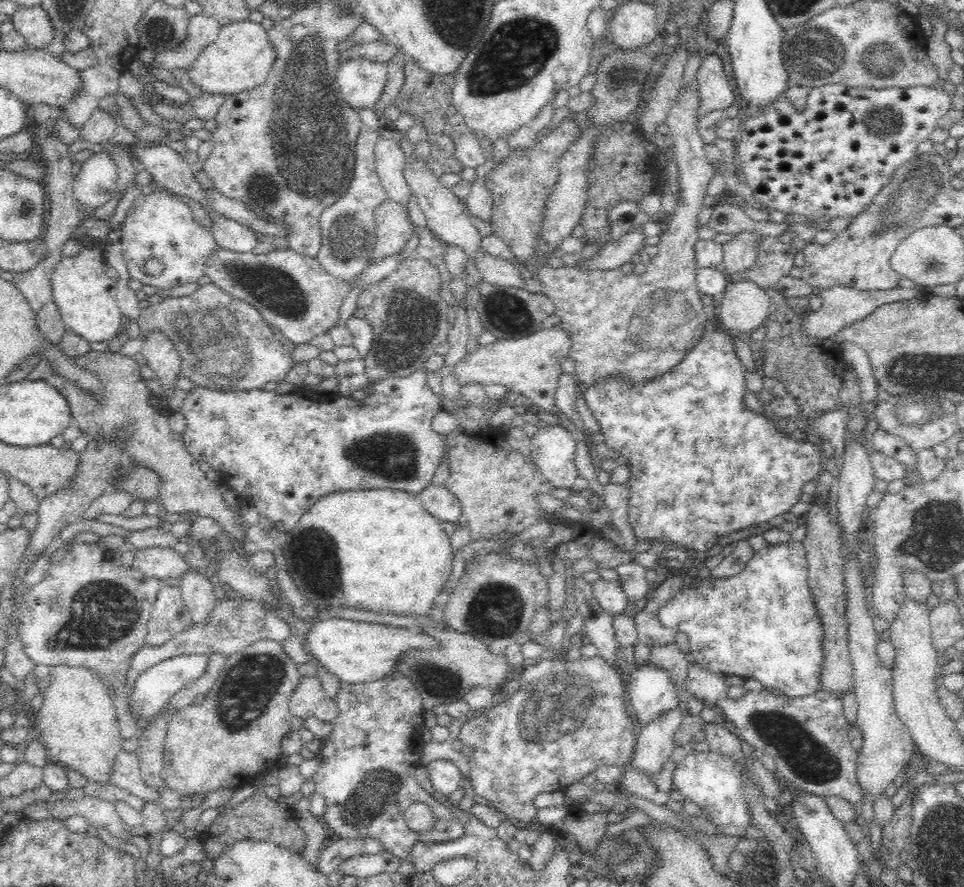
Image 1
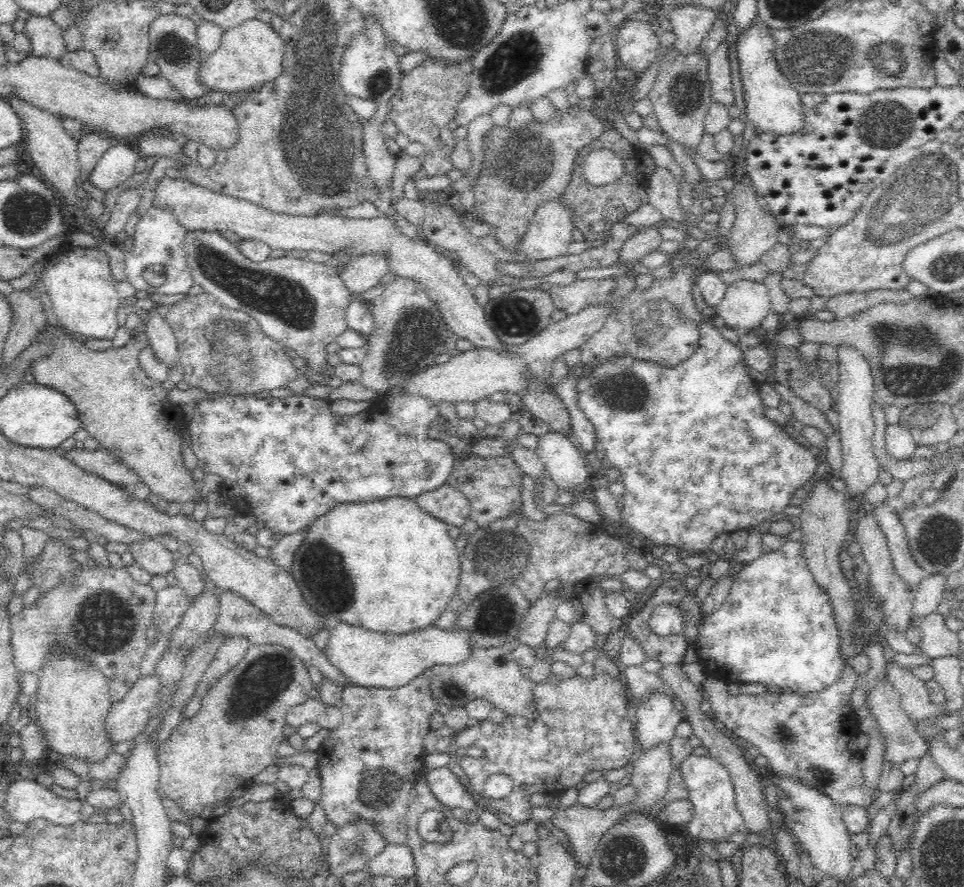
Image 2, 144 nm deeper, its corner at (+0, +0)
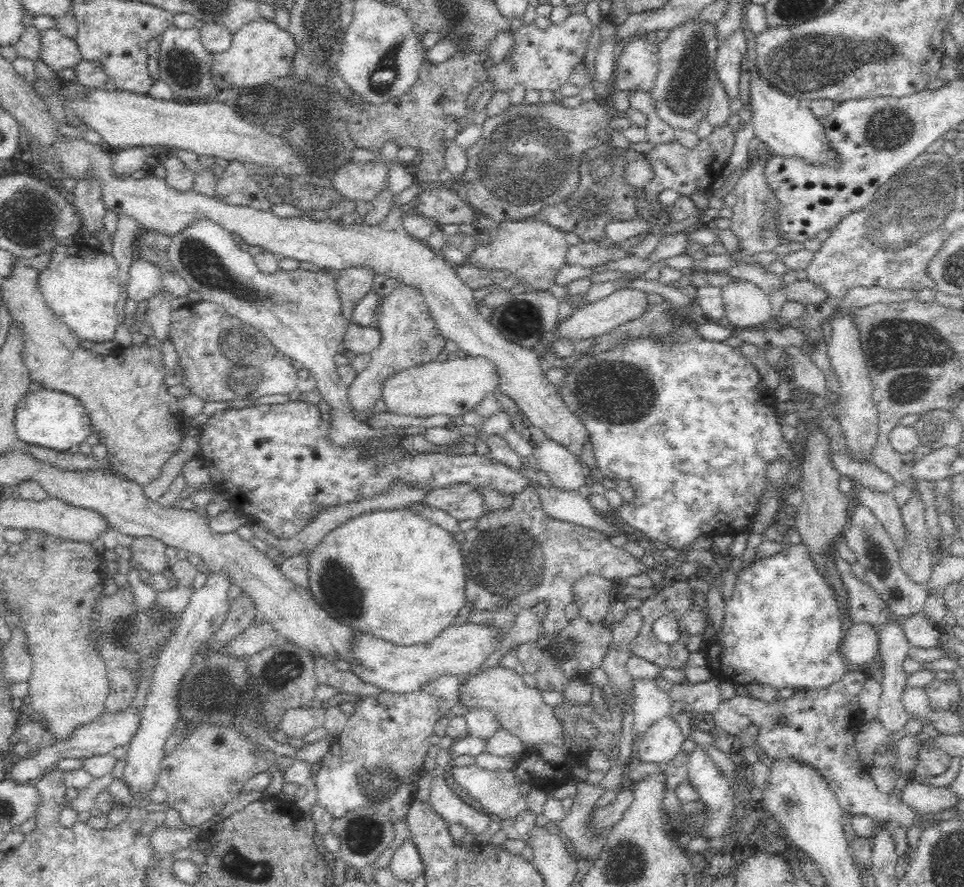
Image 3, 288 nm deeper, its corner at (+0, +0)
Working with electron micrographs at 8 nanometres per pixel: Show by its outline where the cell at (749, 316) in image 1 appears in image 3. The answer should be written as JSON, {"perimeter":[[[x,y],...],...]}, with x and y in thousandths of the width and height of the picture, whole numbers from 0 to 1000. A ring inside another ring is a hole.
{"perimeter":[[[757,318],[749,329],[751,356],[766,372],[782,372],[801,361],[801,336],[780,318]]]}

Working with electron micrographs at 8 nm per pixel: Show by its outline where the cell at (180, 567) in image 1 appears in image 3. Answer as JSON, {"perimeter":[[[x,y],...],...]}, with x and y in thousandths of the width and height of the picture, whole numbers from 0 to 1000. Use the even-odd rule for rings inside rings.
{"perimeter":[[[139,607],[137,611],[137,634],[143,634],[147,643],[156,647],[168,647],[176,640],[176,631],[172,629],[172,613],[162,607]]]}

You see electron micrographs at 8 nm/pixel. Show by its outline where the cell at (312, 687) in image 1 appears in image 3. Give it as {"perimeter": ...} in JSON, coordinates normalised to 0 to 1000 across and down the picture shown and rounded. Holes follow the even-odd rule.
{"perimeter":[[[322,796],[322,798],[307,798],[299,800],[293,809],[290,821],[297,825],[299,832],[315,832],[320,825],[328,823],[334,818],[336,812],[336,800]]]}

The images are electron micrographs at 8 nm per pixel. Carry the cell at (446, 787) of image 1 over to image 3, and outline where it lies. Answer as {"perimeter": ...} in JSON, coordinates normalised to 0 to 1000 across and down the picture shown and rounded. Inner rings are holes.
{"perimeter":[[[465,873],[452,875],[448,879],[448,895],[446,895],[446,909],[456,918],[465,929],[479,929],[483,936],[490,936],[492,943],[500,940],[508,931],[508,920],[500,918],[498,913],[485,909],[465,884]]]}

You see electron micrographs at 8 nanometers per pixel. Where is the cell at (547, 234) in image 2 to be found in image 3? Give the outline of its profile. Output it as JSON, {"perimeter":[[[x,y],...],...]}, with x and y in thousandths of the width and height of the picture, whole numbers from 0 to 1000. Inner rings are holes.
{"perimeter":[[[550,246],[544,250],[527,250],[519,253],[517,257],[508,257],[510,273],[506,277],[496,277],[490,286],[490,300],[504,302],[504,304],[529,304],[537,311],[537,316],[546,322],[552,322],[552,327],[571,329],[571,325],[577,320],[575,311],[577,307],[587,298],[587,289],[591,282],[591,275],[587,273],[587,259],[579,257],[577,253],[571,253],[562,246]]]}

